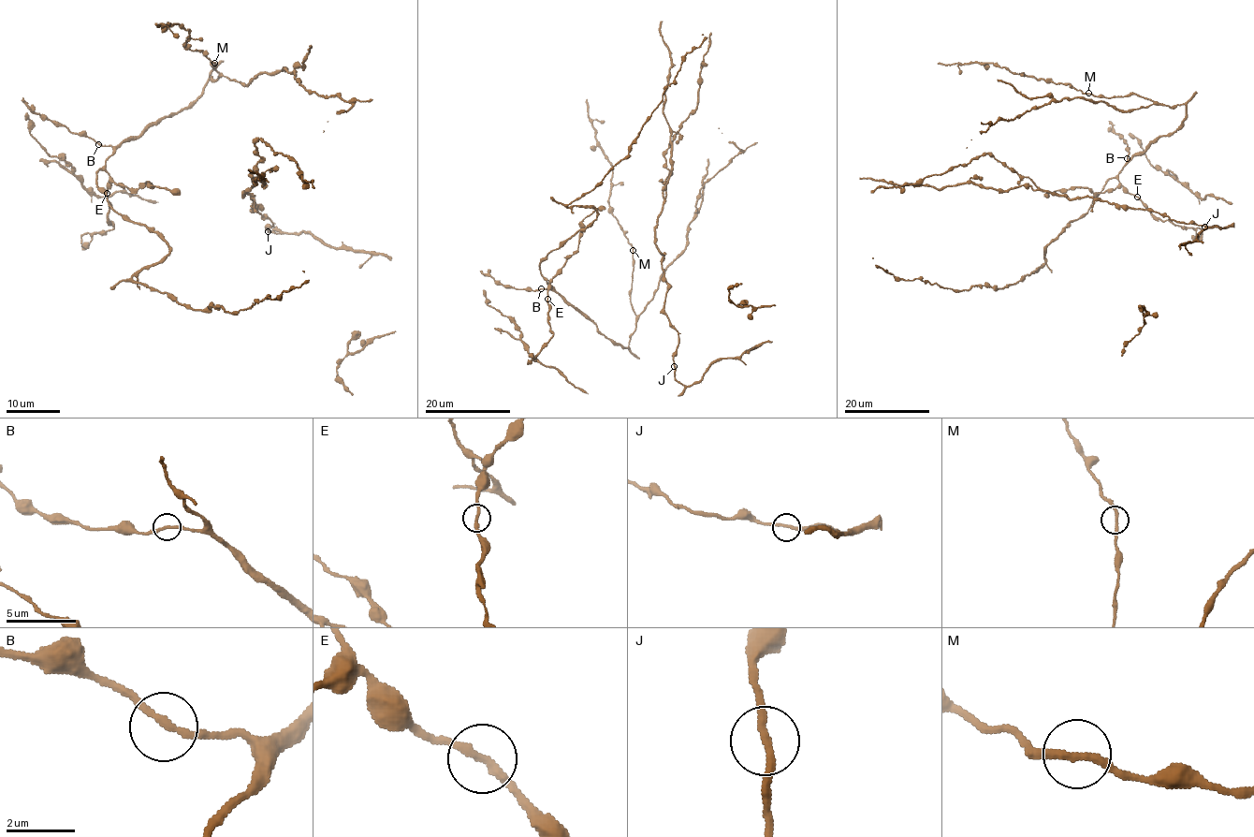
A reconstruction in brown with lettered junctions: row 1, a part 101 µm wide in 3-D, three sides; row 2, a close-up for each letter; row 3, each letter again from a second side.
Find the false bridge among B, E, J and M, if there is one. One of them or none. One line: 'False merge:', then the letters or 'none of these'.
False merge: none of these

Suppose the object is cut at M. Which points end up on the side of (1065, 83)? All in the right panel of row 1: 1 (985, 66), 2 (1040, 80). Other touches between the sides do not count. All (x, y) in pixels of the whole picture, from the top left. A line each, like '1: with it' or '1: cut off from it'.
1: with it
2: with it

